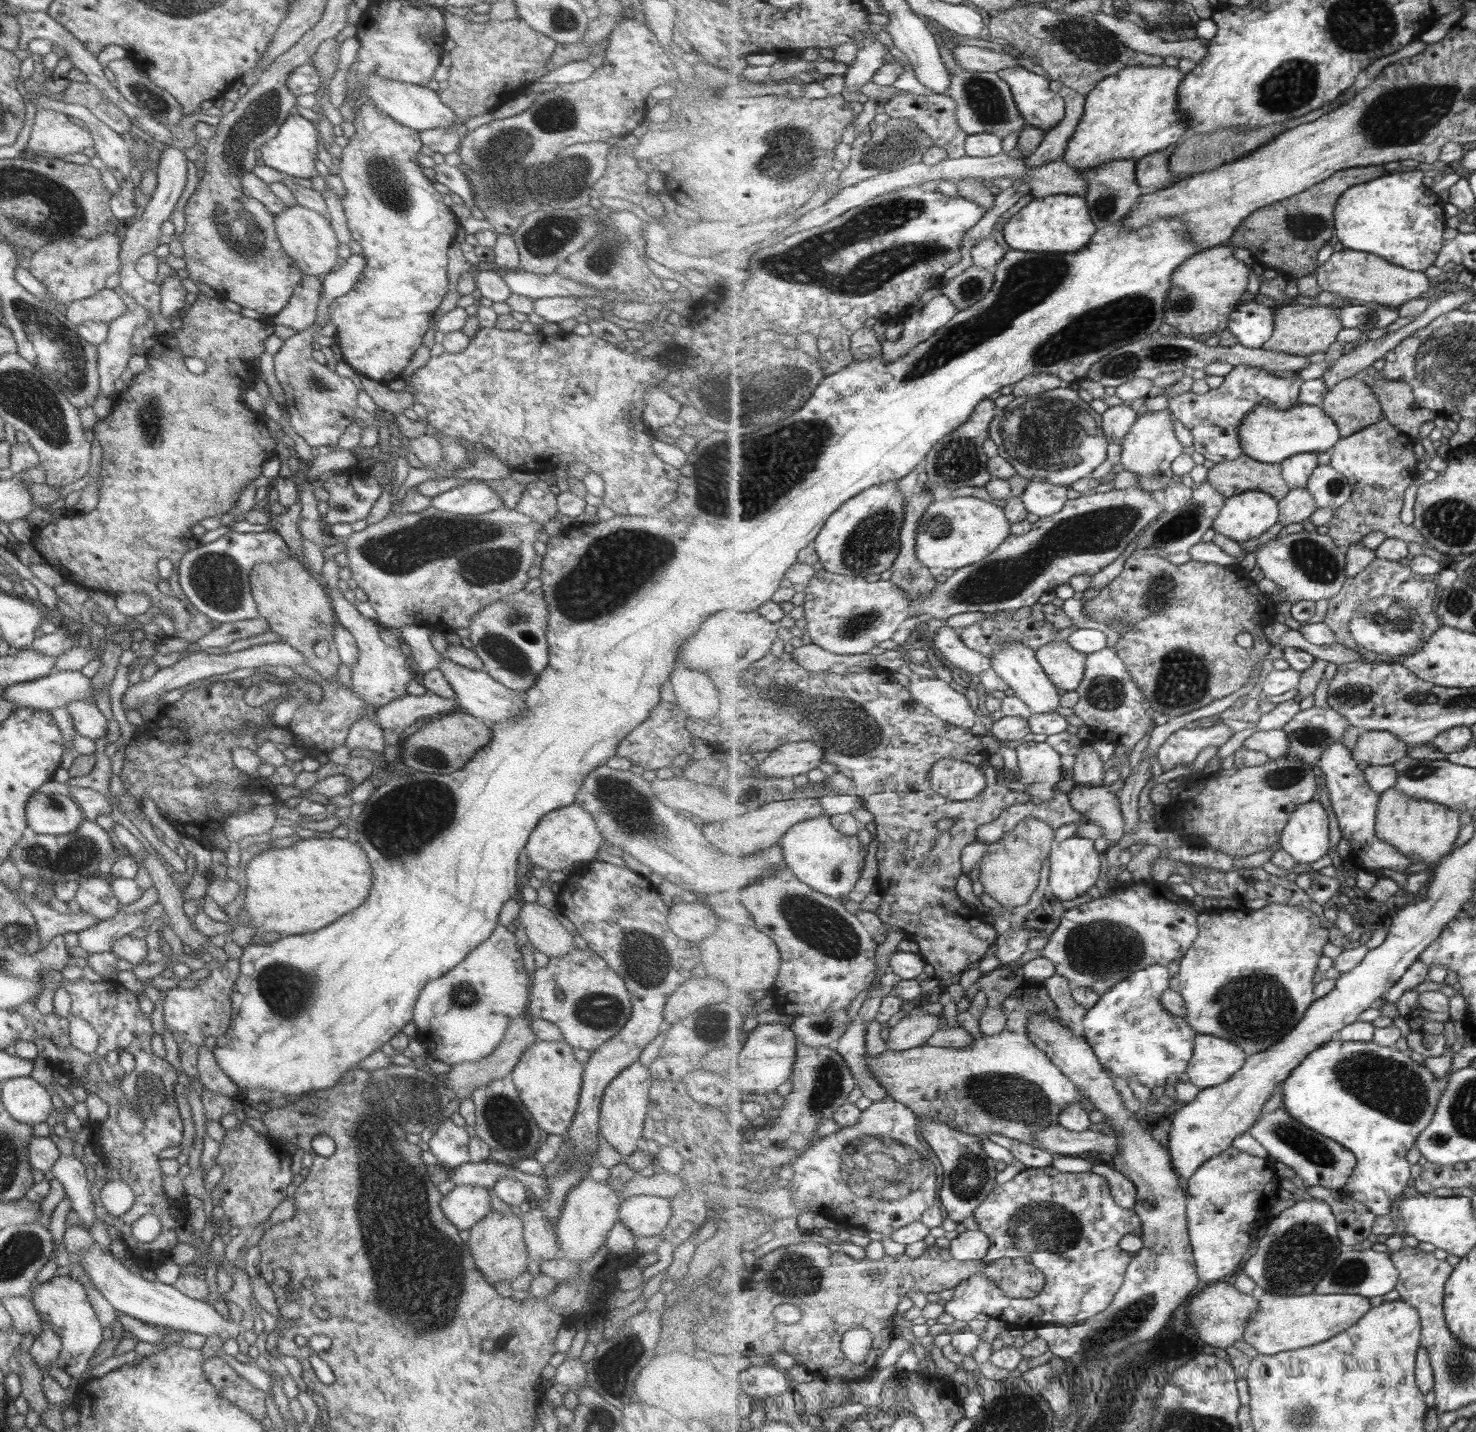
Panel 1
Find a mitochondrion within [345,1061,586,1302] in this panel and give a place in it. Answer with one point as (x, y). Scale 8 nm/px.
(506, 1121)

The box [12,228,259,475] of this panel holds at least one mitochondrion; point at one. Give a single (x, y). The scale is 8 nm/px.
(76, 384)

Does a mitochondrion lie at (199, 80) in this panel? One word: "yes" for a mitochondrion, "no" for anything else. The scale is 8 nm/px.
no

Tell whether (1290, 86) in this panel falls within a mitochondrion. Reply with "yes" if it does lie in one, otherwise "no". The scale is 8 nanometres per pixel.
yes

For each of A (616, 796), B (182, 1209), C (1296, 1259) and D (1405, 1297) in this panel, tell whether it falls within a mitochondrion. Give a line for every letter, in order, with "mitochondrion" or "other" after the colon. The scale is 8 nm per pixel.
A: mitochondrion
B: other
C: mitochondrion
D: other

